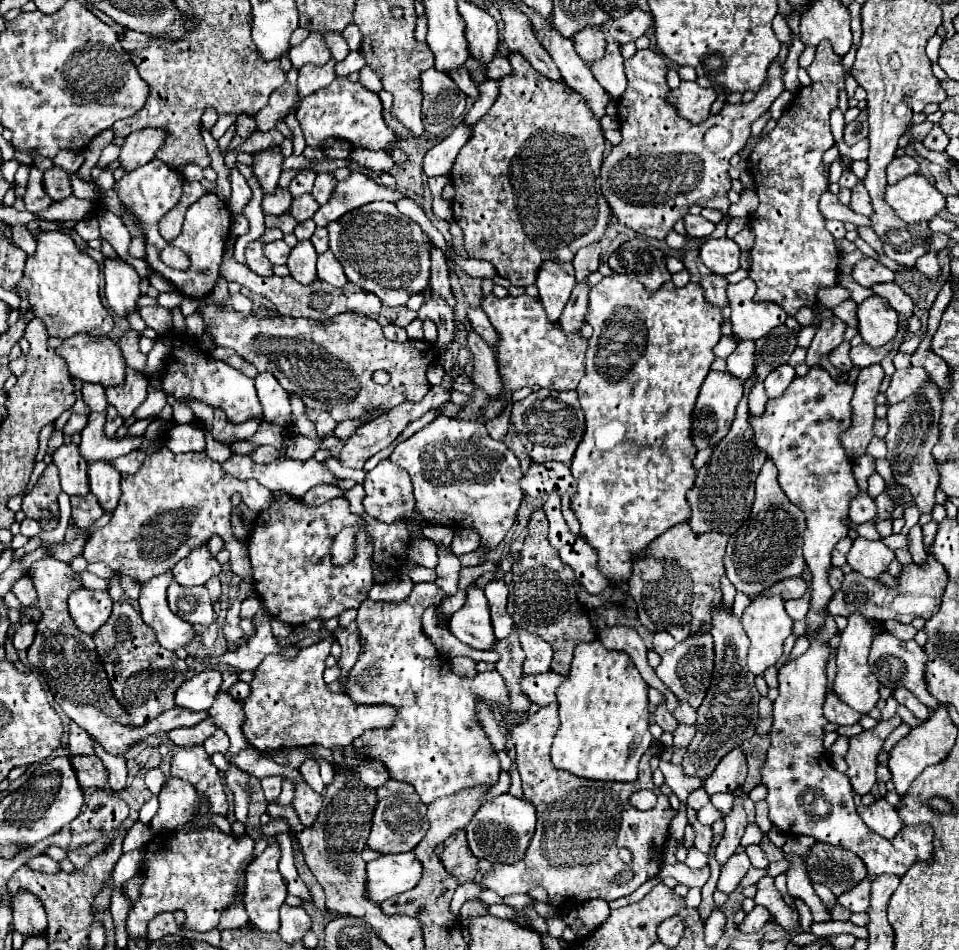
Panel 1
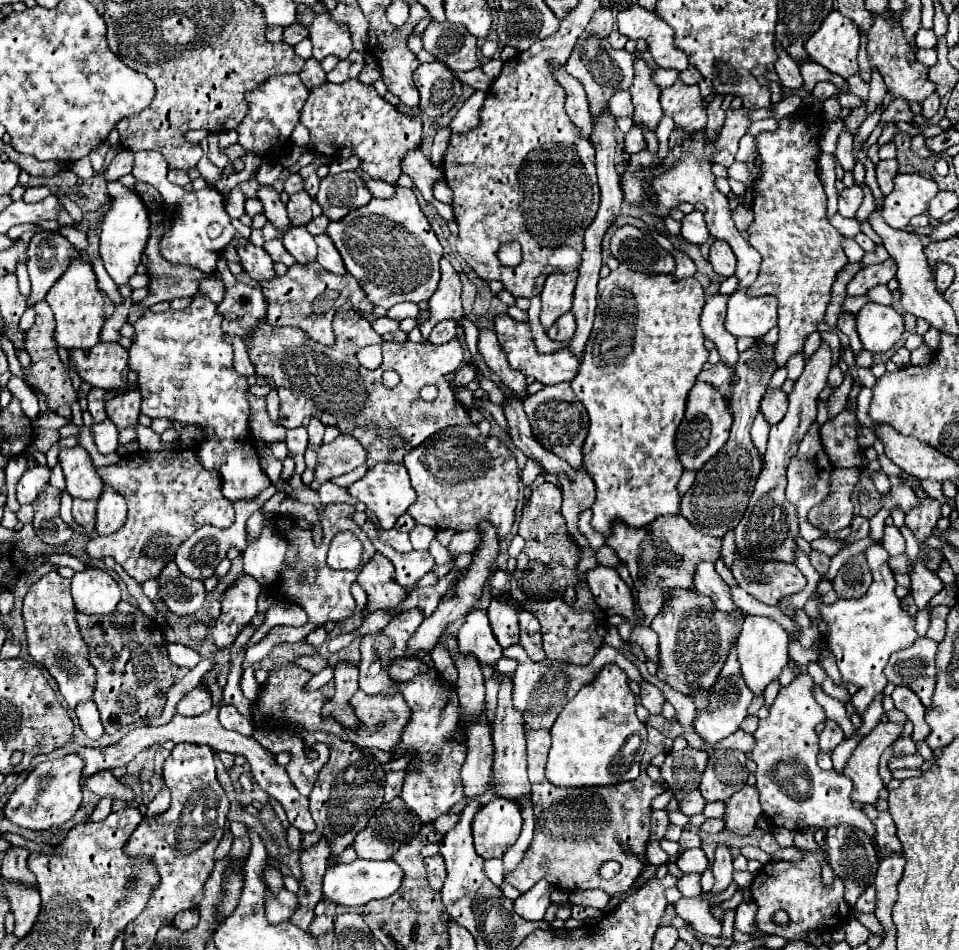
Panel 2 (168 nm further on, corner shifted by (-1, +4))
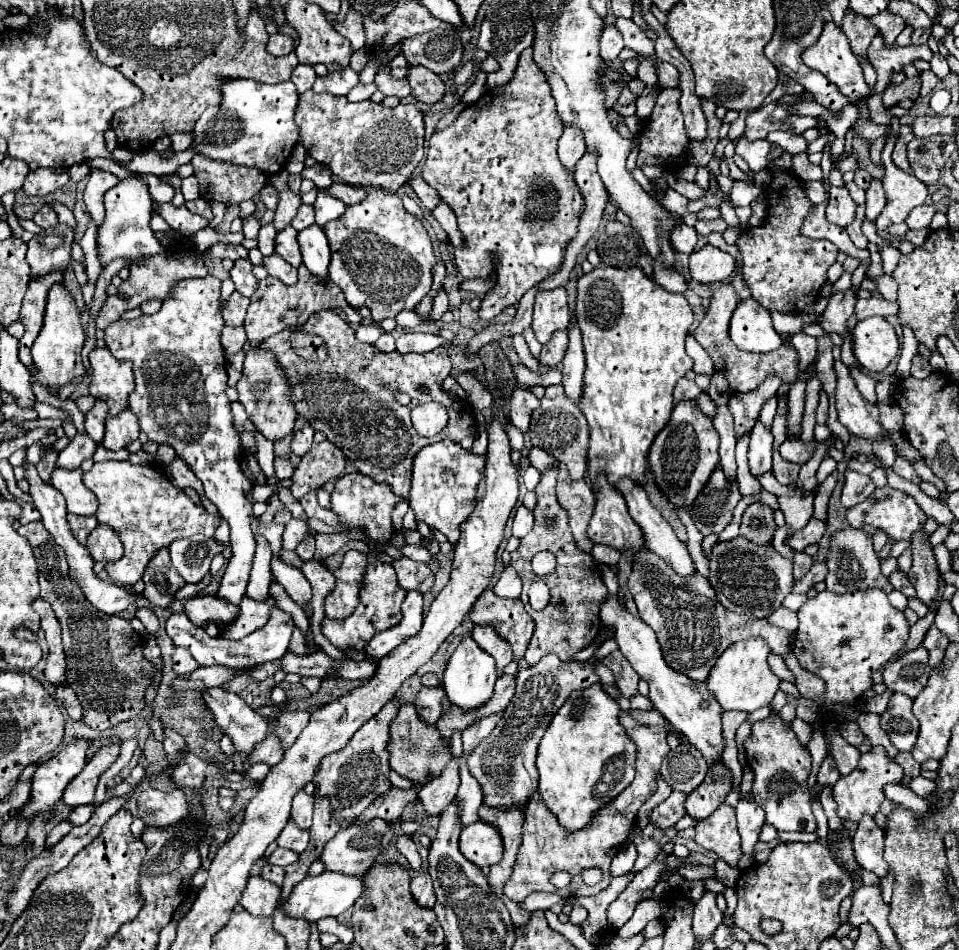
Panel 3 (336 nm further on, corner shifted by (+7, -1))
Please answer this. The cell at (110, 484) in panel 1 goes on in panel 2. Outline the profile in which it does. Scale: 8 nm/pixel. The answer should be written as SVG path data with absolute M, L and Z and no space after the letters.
M105 484L101 498L97 502L97 532L99 534L107 534L107 532L115 532L117 528L123 526L123 520L127 516L127 502L123 496L119 496L119 492Z

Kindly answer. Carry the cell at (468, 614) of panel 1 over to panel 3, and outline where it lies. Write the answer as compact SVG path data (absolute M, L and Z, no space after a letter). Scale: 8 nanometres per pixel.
M465 637L459 643L459 647L455 649L455 653L451 655L451 661L447 663L447 669L445 669L443 689L449 697L449 701L465 713L475 711L491 699L495 681L497 681L497 677L495 677L495 659L489 653L483 653L483 649L479 649L479 645L475 645L475 641L471 641L471 637Z

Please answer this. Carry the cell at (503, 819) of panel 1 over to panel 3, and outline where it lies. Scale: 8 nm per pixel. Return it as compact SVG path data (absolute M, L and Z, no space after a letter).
M477 821L461 831L459 851L477 867L491 867L501 861L503 841L499 841L499 833L495 833L495 829Z

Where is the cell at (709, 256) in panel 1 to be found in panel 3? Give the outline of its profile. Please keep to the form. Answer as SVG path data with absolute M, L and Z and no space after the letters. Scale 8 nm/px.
M705 245L689 255L689 273L699 283L725 281L733 275L733 269L735 259L713 245Z

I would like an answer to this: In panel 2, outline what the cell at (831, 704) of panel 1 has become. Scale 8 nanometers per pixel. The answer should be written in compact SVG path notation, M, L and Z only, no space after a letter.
M825 720L825 730L819 734L821 752L831 752L843 740L843 732L835 720Z

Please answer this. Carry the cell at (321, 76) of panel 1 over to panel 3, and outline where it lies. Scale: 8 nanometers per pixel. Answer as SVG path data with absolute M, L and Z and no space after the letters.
M297 65L295 73L291 75L291 81L295 83L295 87L297 87L299 93L309 91L313 87L315 79L317 79L317 73L315 73L315 69L311 65Z

